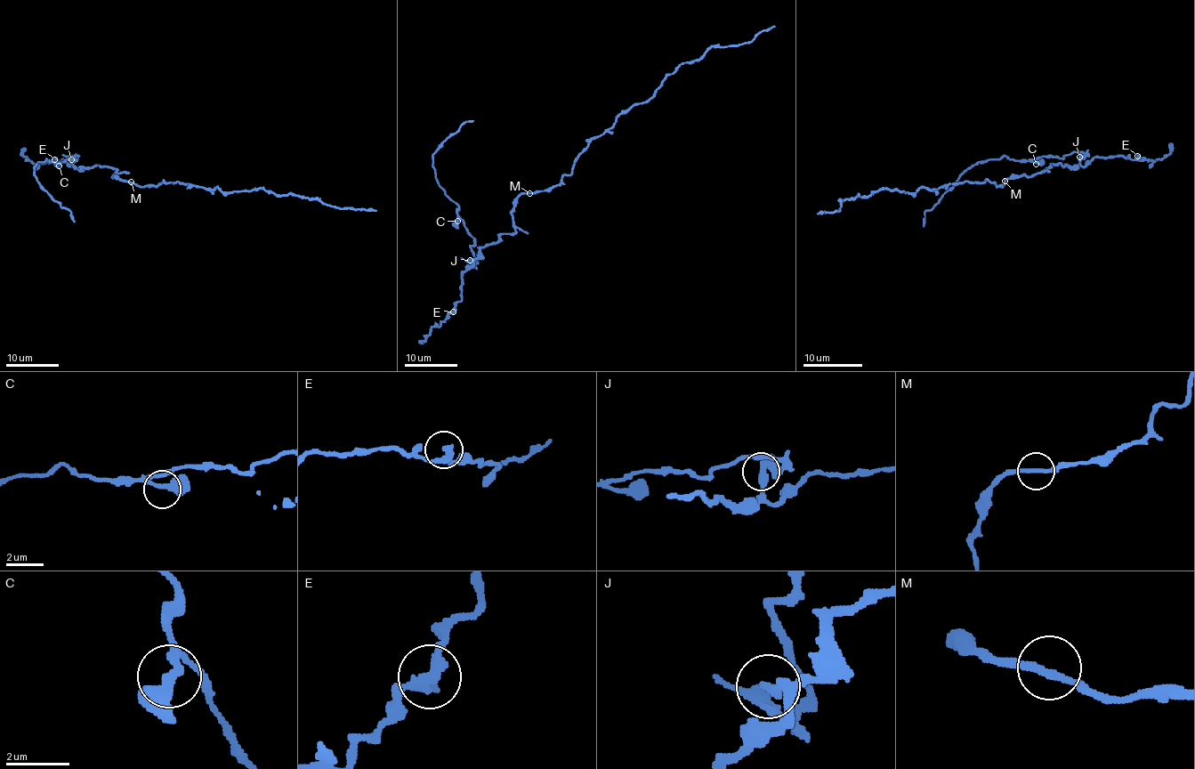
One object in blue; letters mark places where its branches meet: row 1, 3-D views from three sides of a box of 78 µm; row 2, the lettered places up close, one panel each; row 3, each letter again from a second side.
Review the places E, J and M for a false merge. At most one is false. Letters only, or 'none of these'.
J

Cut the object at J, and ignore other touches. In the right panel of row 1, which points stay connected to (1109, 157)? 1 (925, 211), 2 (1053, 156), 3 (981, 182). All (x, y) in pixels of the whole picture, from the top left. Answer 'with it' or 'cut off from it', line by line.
1: cut off from it
2: cut off from it
3: with it

